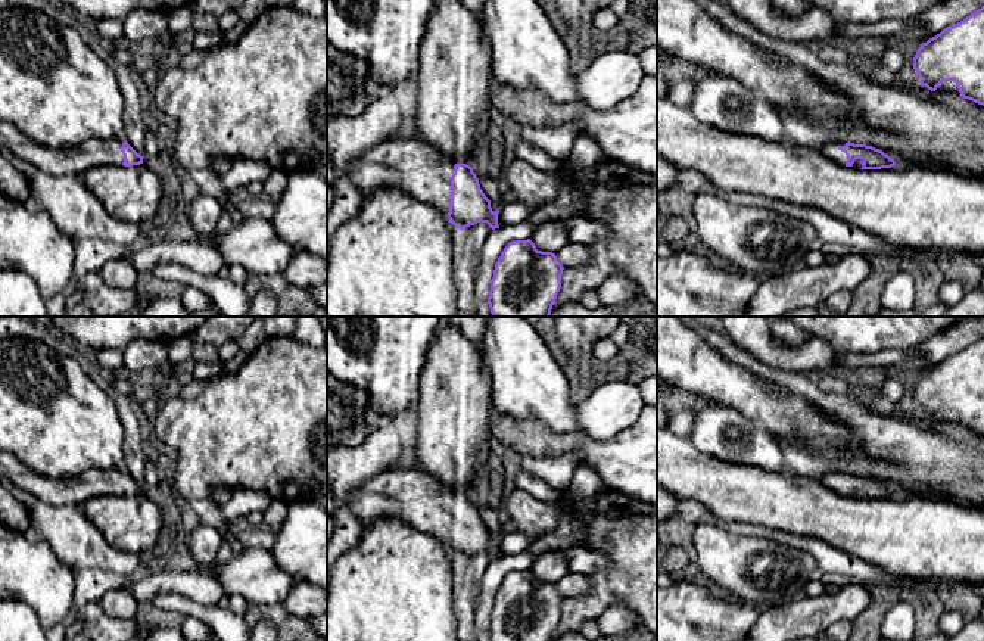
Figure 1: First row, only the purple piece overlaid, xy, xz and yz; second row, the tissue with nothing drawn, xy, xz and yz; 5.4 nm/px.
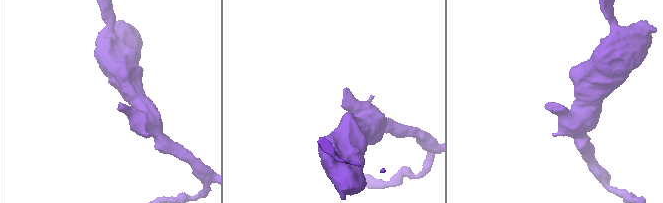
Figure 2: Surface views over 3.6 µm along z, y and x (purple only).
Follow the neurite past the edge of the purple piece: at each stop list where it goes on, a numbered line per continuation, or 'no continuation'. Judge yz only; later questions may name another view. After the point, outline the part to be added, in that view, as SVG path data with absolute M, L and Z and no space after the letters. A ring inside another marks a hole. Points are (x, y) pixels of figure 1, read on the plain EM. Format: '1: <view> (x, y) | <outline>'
1: yz (831, 481) | M840 469L838 472L834 472L834 473L829 473L829 474L826 474L826 476L822 479L822 483L823 483L826 488L829 488L829 489L832 489L832 491L835 491L835 492L838 492L838 494L841 494L841 495L846 495L846 492L847 492L847 485L840 480L846 473L848 473L848 472L844 470L844 469Z

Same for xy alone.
1: xy (93, 482) | M0 451L0 479L52 505L80 505L99 495L122 495L124 469L90 469L72 477L52 479L27 467L7 451Z

